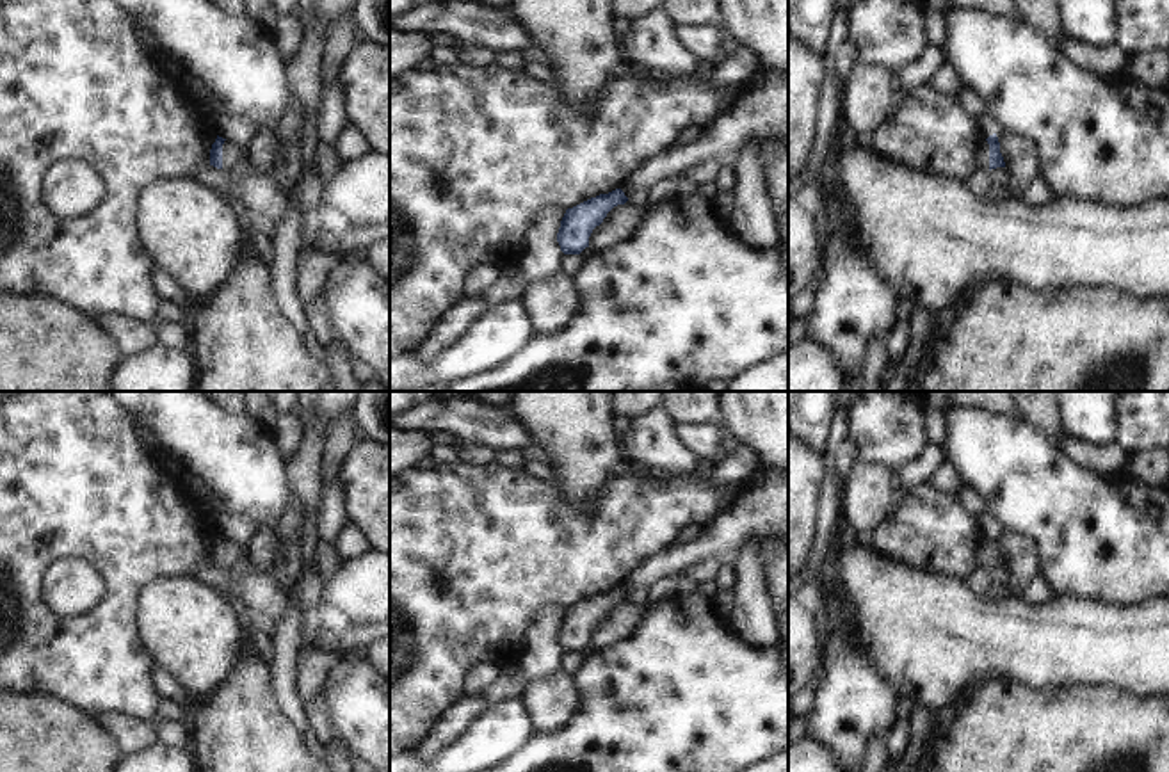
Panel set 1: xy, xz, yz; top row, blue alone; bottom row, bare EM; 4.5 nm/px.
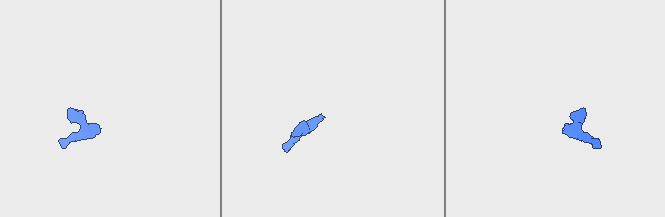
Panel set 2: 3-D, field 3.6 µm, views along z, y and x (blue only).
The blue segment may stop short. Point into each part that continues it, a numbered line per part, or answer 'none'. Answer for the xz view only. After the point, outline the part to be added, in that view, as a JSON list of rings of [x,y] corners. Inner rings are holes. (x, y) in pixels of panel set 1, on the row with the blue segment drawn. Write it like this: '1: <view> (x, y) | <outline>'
1: xz (760, 112) | [[[756,69],[744,84],[735,105],[699,128],[699,135],[685,146],[673,146],[641,165],[621,189],[628,201],[641,199],[658,180],[683,176],[690,165],[706,158],[731,158],[749,139],[778,139],[788,146],[788,71]]]

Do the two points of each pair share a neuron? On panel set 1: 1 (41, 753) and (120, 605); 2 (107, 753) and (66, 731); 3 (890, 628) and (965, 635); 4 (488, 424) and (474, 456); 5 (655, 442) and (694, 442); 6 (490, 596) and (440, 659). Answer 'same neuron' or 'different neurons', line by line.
1: different neurons
2: same neuron
3: same neuron
4: different neurons
5: different neurons
6: same neuron

